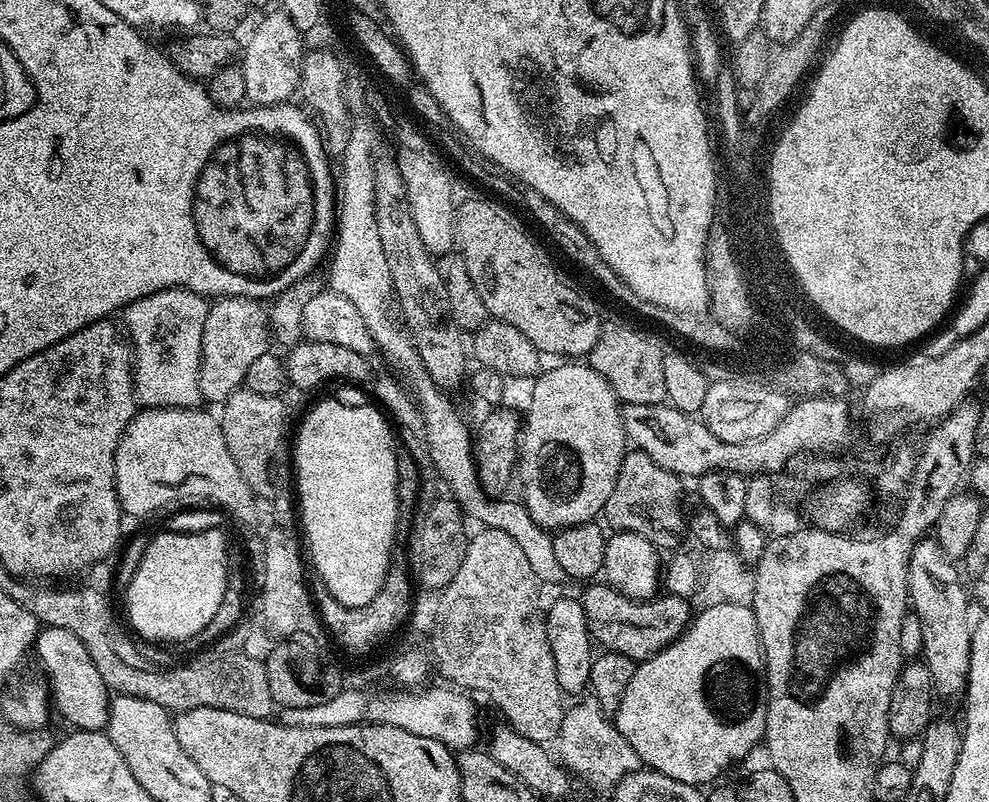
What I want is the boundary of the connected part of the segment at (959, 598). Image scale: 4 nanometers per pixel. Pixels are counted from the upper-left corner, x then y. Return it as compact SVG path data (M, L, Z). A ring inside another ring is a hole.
M923 538L918 541L908 562L908 599L911 611L922 622L922 653L923 663L930 670L932 686L937 697L956 696L968 686L970 670L970 650L972 649L973 617L968 617L968 592L956 573L957 565L948 559L934 538Z

